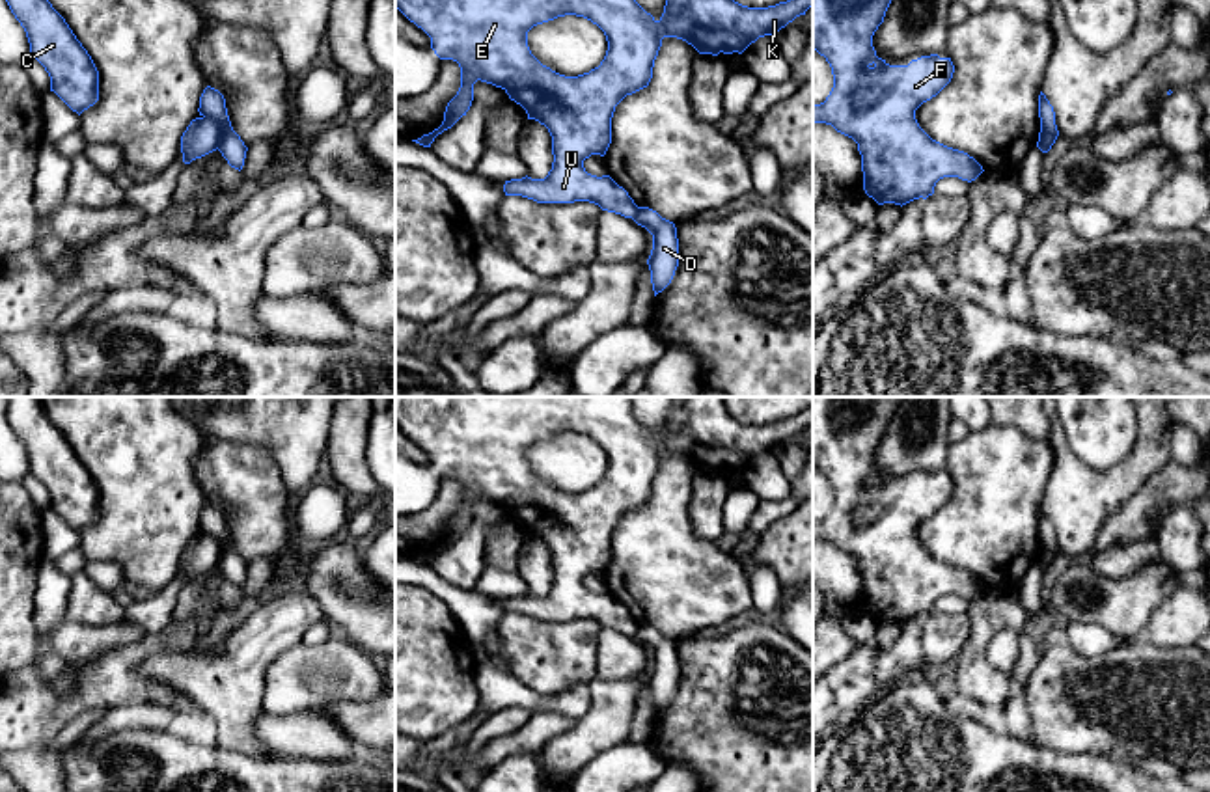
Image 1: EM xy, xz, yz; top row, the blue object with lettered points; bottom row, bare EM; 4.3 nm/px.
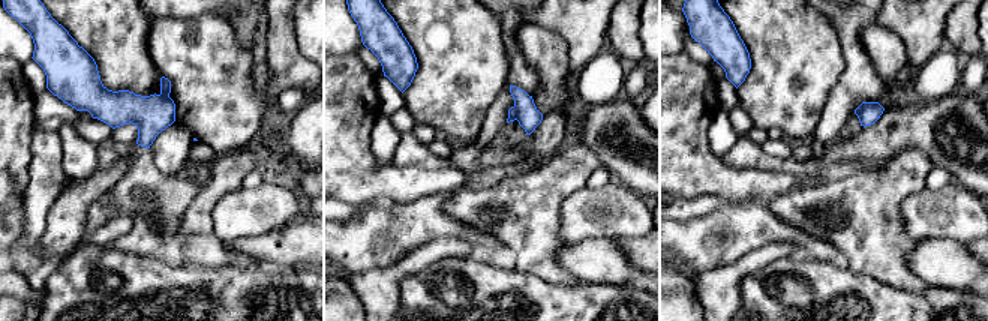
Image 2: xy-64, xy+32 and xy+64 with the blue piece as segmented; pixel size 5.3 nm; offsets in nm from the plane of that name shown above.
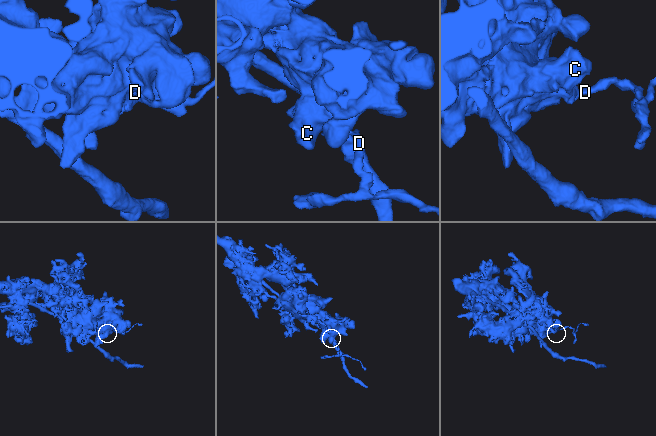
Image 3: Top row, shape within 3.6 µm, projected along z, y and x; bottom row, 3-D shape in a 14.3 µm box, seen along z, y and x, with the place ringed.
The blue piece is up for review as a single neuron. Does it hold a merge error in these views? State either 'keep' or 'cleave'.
cleave

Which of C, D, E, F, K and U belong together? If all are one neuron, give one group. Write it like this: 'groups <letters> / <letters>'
groups C E F K U / D

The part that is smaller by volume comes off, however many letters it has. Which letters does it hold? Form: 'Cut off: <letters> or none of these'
Cut off: D

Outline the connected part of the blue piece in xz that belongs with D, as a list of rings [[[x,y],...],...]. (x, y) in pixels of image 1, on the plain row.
[[[638,624],[638,630],[632,637],[653,652],[653,667],[647,682],[656,714],[671,701],[679,684],[677,645],[673,639],[662,635],[656,628],[649,624]]]

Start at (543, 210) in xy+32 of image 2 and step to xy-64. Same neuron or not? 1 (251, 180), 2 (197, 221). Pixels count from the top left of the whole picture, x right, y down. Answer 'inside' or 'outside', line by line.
1: outside
2: inside

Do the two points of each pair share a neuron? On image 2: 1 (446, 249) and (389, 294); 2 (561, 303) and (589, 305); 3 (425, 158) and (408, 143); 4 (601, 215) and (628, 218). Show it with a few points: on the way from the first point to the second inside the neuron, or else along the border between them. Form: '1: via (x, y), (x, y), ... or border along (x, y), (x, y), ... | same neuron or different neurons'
1: via (429, 252), (405, 266), (393, 278) | same neuron
2: via (568, 305), (582, 305) | same neuron
3: via (420, 155), (413, 147) | same neuron
4: via (607, 215), (622, 215) | same neuron

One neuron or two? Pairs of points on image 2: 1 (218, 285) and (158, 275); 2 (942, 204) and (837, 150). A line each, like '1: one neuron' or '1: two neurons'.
1: one neuron
2: two neurons

